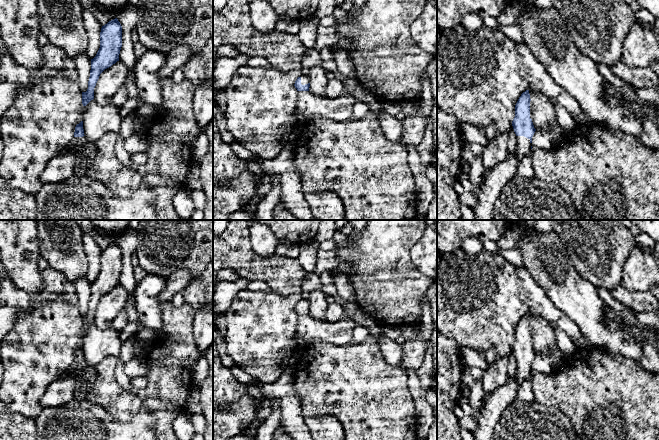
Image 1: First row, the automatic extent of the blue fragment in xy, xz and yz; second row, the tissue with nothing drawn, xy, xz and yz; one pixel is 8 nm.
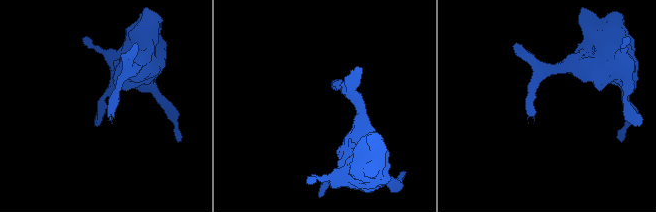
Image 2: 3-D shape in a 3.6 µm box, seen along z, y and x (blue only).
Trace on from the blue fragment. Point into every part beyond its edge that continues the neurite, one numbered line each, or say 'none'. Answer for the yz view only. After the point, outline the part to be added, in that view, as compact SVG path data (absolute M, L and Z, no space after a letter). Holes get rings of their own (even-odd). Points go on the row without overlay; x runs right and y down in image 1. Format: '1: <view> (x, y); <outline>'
1: yz (523, 371); M516 360L516 374L515 377L517 379L518 385L520 386L531 374L530 363L524 360Z

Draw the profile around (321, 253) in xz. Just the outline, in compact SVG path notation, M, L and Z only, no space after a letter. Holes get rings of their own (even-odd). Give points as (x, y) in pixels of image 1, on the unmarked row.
M337 247L330 251L319 250L317 252L317 258L336 258L338 253Z

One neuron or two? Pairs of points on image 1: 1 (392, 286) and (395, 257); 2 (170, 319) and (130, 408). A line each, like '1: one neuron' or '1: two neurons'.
1: one neuron
2: two neurons

